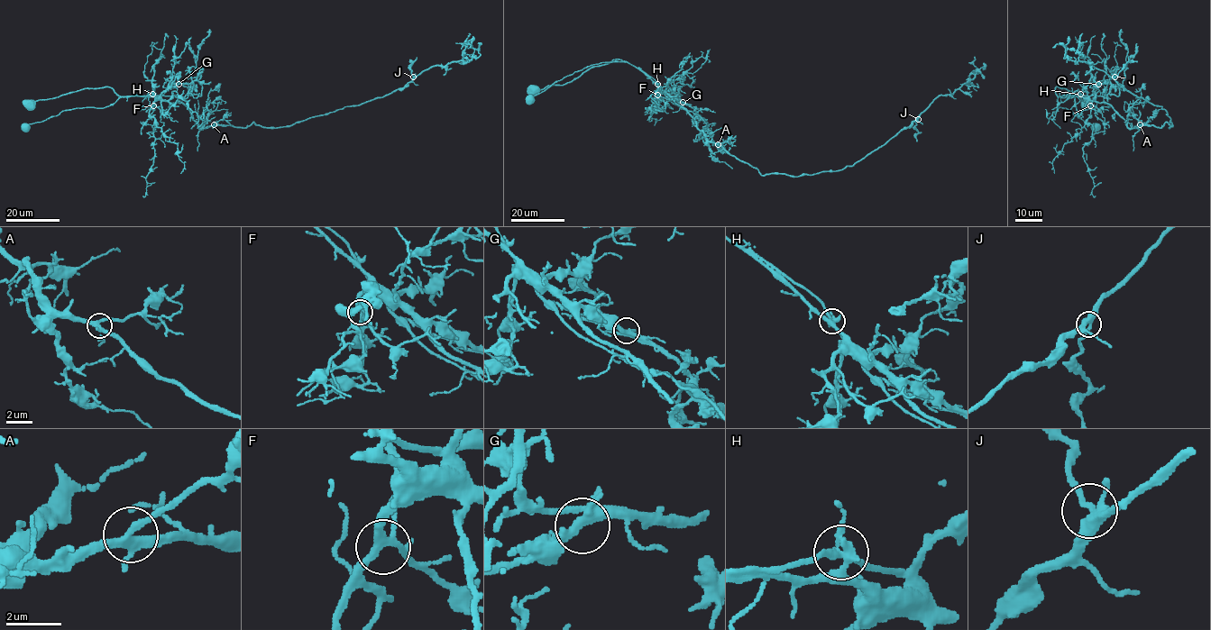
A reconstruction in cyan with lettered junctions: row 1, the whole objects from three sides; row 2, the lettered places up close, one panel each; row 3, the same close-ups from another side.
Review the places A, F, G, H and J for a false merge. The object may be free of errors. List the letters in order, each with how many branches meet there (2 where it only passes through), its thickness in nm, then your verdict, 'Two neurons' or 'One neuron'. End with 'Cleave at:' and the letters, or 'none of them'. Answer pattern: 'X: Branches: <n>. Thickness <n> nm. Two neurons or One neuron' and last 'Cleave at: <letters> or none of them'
A: Branches: 4. Thickness 320 nm. One neuron
F: Branches: 4. Thickness 240 nm. One neuron
G: Branches: 5. Thickness 320 nm. One neuron
H: Branches: 5. Thickness 280 nm. Two neurons
J: Branches: 4. Thickness 320 nm. One neuron
Cleave at: H

